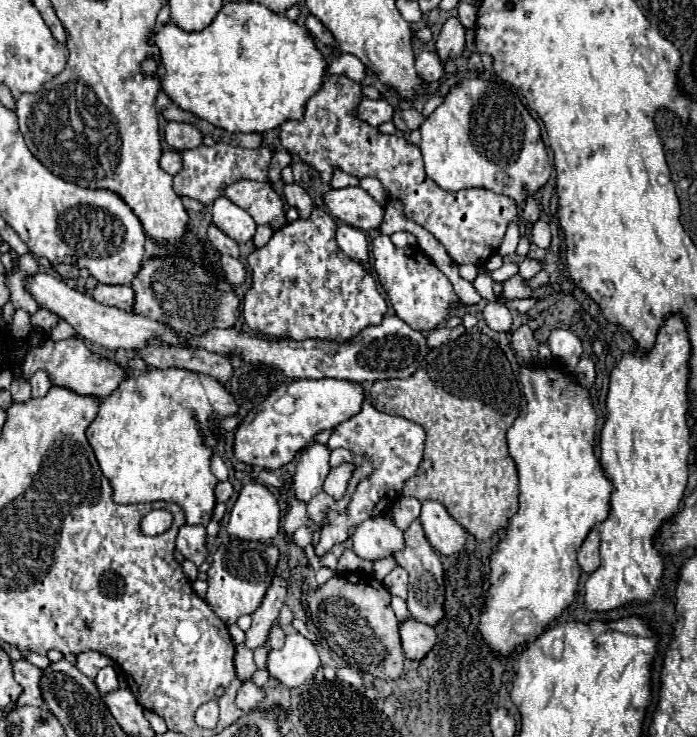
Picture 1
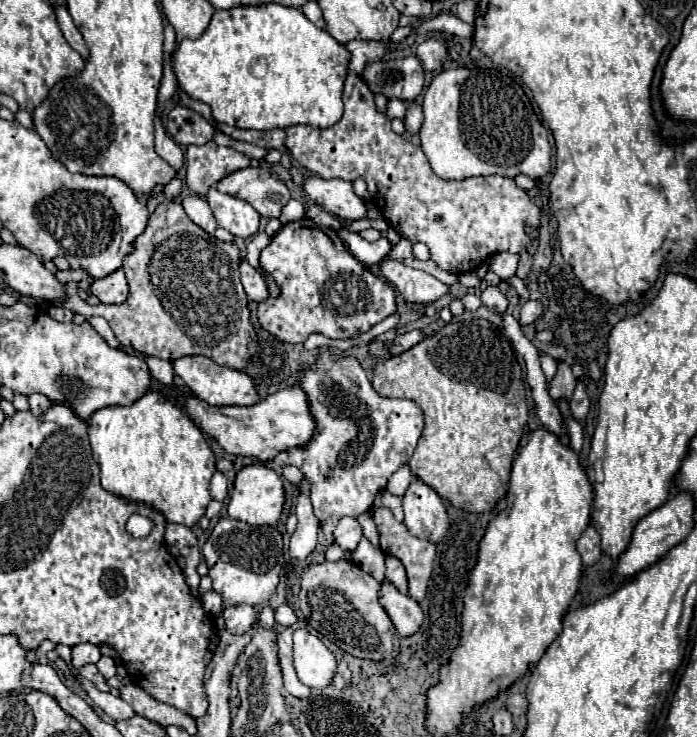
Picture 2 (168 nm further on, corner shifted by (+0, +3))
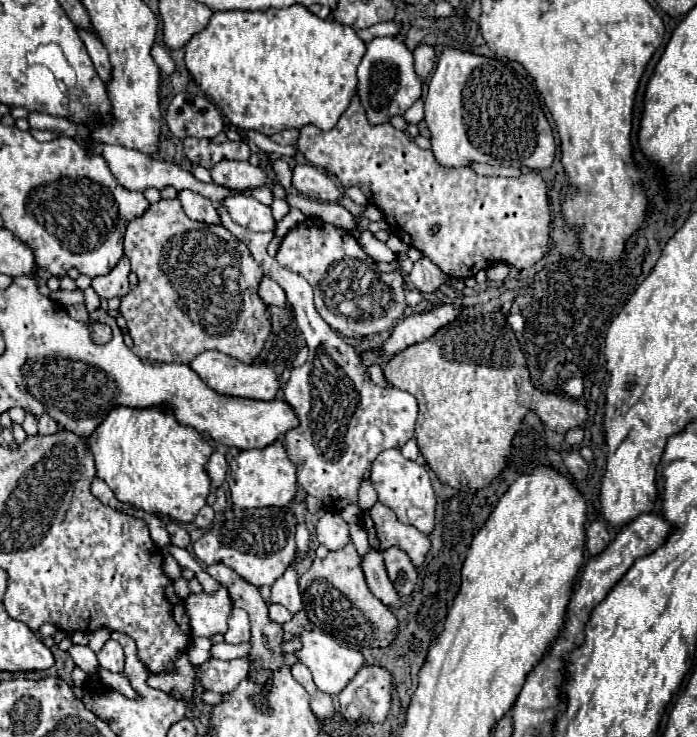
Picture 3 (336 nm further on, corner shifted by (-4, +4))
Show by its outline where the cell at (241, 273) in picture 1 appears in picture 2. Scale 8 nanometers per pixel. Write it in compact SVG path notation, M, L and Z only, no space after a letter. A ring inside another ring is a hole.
M241 260L239 272L241 272L241 282L243 282L243 288L245 288L247 296L249 296L249 300L261 302L261 300L265 300L269 296L263 276L247 260Z

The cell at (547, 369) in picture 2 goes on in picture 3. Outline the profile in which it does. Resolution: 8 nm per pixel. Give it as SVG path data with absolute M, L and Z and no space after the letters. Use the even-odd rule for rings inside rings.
M569 379L565 385L563 385L563 391L573 397L573 399L579 399L583 397L583 381L581 379Z

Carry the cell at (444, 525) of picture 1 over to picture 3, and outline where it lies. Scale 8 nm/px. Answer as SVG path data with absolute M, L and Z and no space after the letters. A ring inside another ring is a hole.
M391 447L391 449L381 451L381 455L377 455L377 459L373 461L371 481L377 491L379 501L383 505L387 505L397 515L397 519L401 519L401 523L413 525L425 535L429 535L433 531L437 499L435 499L435 493L431 487L429 473L423 465L417 465L415 461L405 459L397 447Z

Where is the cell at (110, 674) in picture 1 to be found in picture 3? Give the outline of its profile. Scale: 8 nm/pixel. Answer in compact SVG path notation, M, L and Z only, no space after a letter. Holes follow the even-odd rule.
M109 639L103 649L97 653L97 659L99 659L99 665L103 669L109 669L113 673L121 673L123 671L123 663L125 663L125 655L123 655L123 647Z

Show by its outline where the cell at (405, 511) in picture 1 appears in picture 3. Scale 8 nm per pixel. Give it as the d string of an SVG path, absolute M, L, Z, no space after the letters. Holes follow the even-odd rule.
M363 479L363 481L361 481L361 487L359 487L357 495L359 495L357 505L359 505L363 511L369 509L369 507L373 507L373 503L377 503L377 493L375 493L375 489L373 489L373 485L371 485L369 479Z

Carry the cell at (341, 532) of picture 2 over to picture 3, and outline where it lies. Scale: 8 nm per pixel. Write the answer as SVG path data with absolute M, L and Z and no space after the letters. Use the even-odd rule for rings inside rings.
M325 513L315 527L315 537L321 545L325 545L327 549L335 551L341 549L349 543L349 527L347 523L339 517L339 513Z

